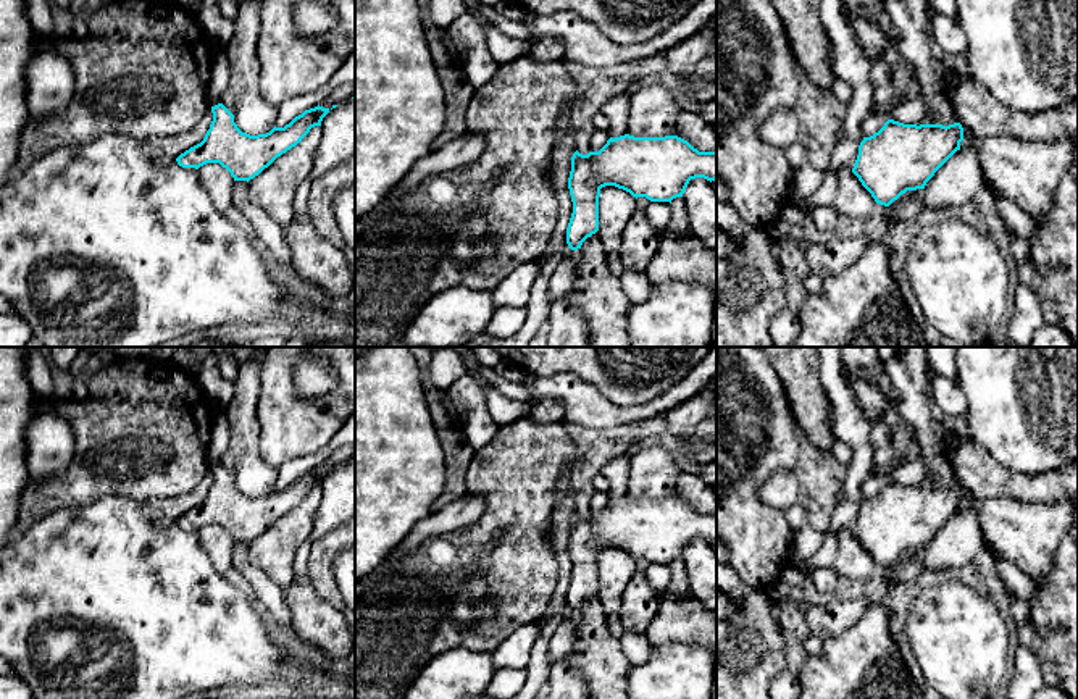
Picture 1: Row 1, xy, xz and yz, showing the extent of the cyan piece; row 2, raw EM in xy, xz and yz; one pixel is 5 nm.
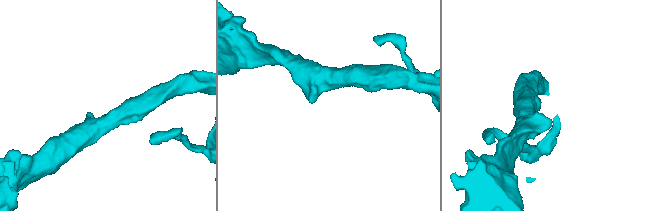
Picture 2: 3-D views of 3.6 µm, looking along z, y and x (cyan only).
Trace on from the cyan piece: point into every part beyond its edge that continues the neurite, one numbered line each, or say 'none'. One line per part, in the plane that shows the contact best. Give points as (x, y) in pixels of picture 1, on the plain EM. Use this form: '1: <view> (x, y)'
none

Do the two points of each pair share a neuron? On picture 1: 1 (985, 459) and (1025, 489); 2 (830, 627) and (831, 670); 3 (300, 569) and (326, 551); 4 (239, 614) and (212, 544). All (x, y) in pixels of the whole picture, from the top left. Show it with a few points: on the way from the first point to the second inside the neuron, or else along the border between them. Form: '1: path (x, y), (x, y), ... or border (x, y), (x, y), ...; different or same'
1: path (994, 468), (1015, 483); same
2: border (860, 615), (841, 633), (825, 641); different
3: border (315, 538), (310, 548), (307, 575); different
4: border (199, 543), (212, 565), (223, 577); different

